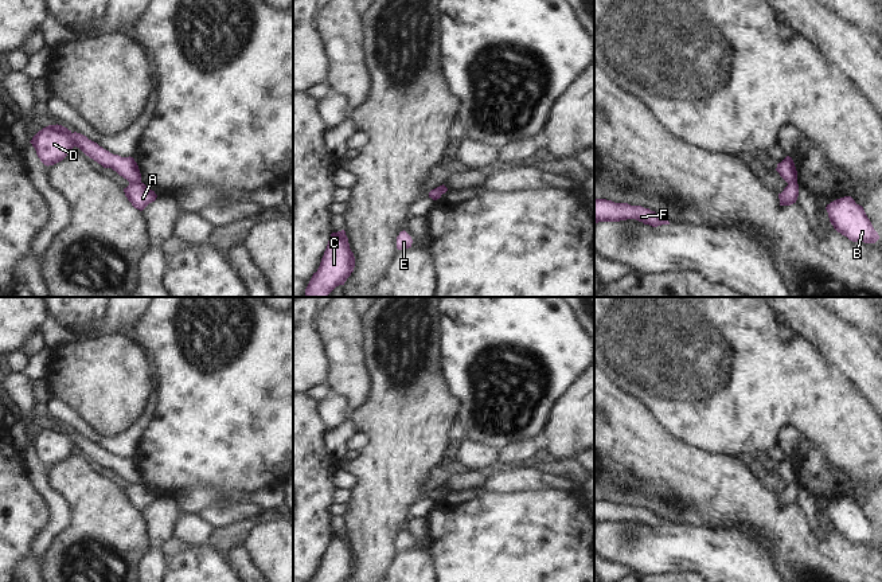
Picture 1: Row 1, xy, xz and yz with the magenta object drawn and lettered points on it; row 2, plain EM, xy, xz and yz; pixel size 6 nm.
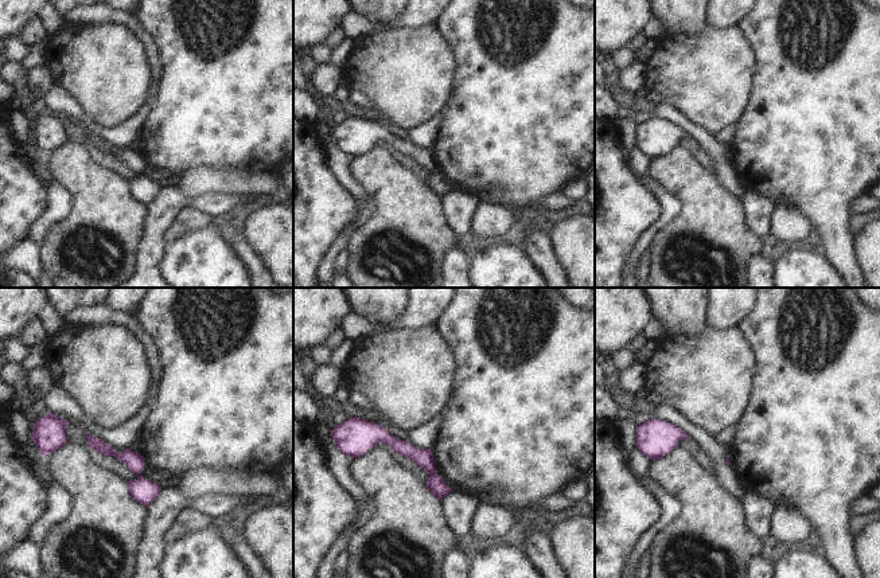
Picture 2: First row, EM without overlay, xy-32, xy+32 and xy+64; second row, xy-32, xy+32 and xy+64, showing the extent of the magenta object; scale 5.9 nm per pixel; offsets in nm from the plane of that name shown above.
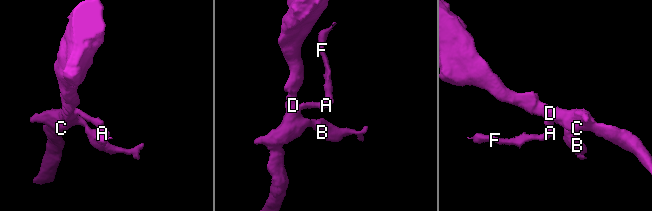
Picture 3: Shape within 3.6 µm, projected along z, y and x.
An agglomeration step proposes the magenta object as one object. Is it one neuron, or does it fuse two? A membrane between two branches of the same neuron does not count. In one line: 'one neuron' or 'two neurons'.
two neurons

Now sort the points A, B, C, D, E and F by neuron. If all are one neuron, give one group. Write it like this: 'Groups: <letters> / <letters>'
Groups: A F / B C D E.

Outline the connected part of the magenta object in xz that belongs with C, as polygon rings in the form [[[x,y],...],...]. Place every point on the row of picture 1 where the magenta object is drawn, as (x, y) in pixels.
[[[346,231],[332,233],[320,266],[305,289],[305,297],[328,297],[336,286],[344,285],[354,267],[355,257]]]

